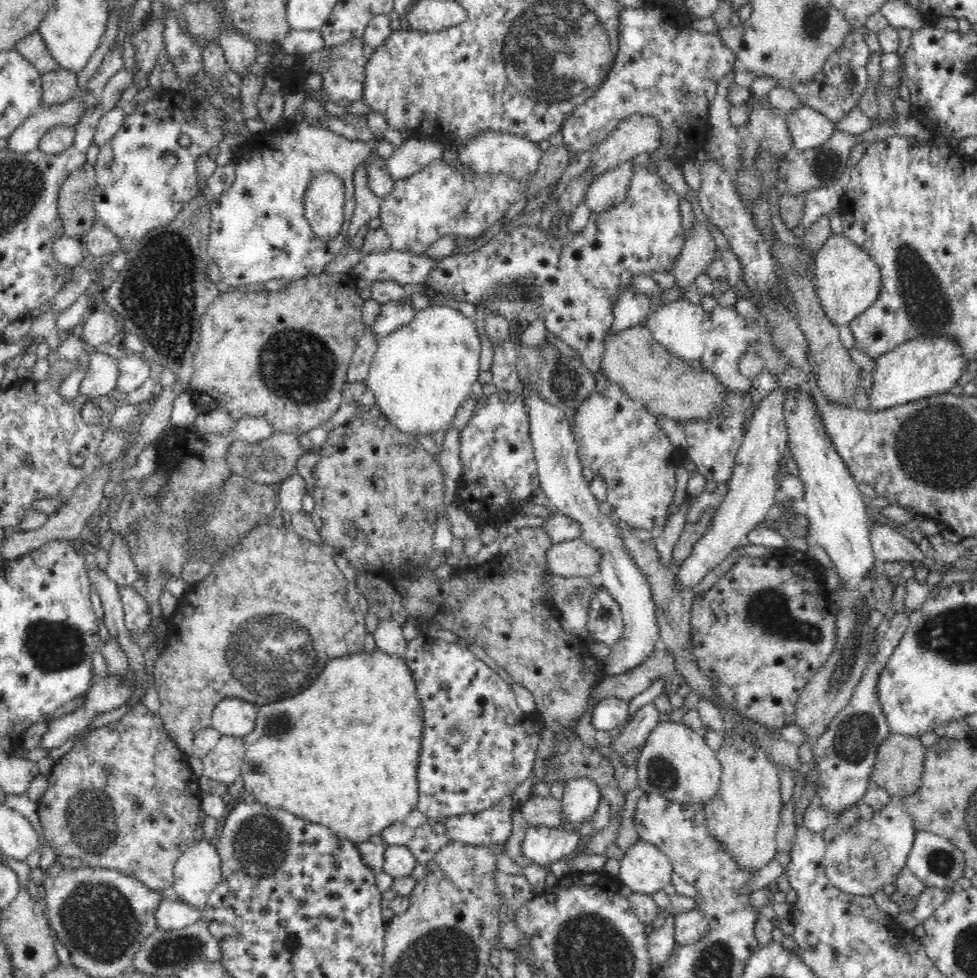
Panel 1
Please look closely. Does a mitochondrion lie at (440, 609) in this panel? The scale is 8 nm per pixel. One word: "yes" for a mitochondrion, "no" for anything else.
no

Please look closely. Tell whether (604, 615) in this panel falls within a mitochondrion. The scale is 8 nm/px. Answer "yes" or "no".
yes

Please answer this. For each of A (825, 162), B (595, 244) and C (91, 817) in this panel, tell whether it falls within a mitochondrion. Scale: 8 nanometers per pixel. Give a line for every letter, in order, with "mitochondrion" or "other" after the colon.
A: mitochondrion
B: other
C: mitochondrion

